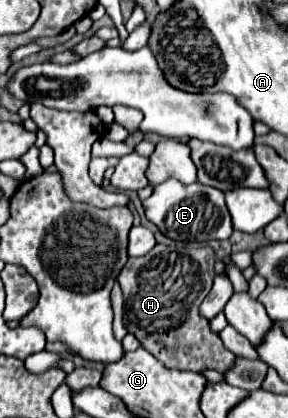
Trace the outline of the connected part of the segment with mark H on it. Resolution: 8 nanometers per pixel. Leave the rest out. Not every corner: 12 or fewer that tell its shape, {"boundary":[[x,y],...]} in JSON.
{"boundary":[[157,244],[117,282],[125,328],[165,368],[235,366],[199,304],[209,246]]}

